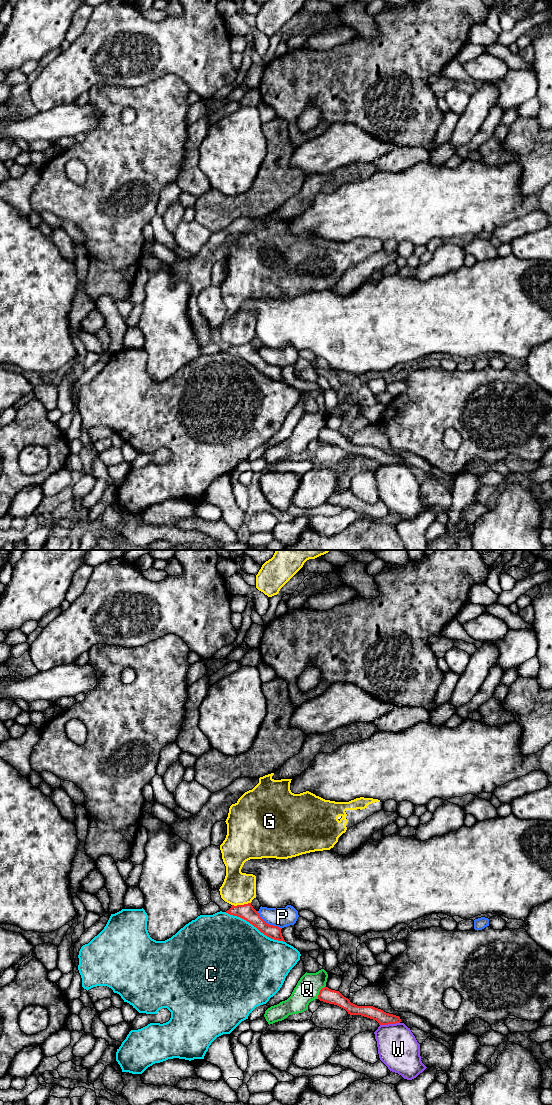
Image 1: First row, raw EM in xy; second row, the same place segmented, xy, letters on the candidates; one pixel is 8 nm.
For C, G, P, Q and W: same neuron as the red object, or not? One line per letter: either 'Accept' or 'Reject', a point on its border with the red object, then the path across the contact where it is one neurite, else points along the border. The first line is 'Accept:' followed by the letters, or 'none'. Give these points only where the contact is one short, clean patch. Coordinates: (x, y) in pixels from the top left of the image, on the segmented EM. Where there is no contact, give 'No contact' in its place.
Accept: none
C: Reject. Touches red at xy (255, 926)
G: Reject. Touches red at xy (241, 905)
P: Reject. Touches red at xy (268, 924)
Q: Reject. Touches red at xy (319, 992). Boundary: xy (325, 985), (320, 990), (317, 998)
W: Reject. Touches red at xy (389, 1023). Boundary: xy (399, 1022), (380, 1025)

